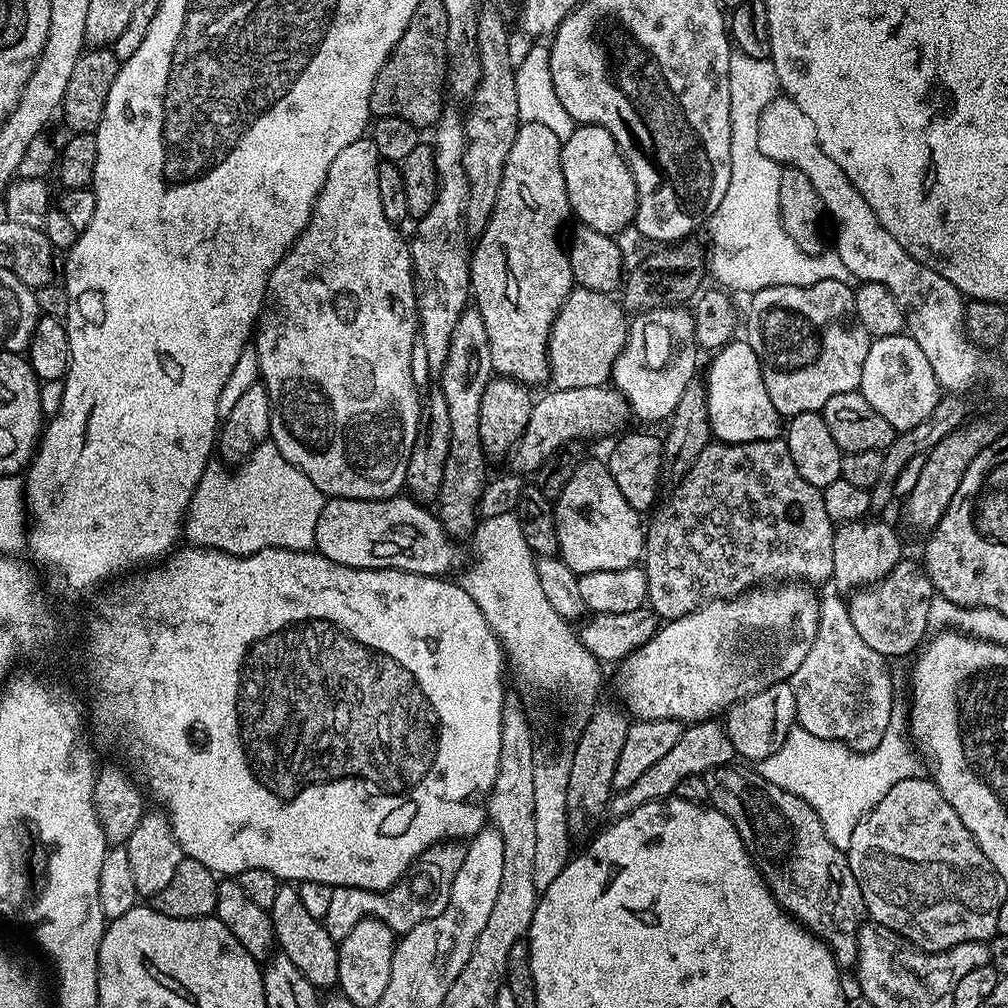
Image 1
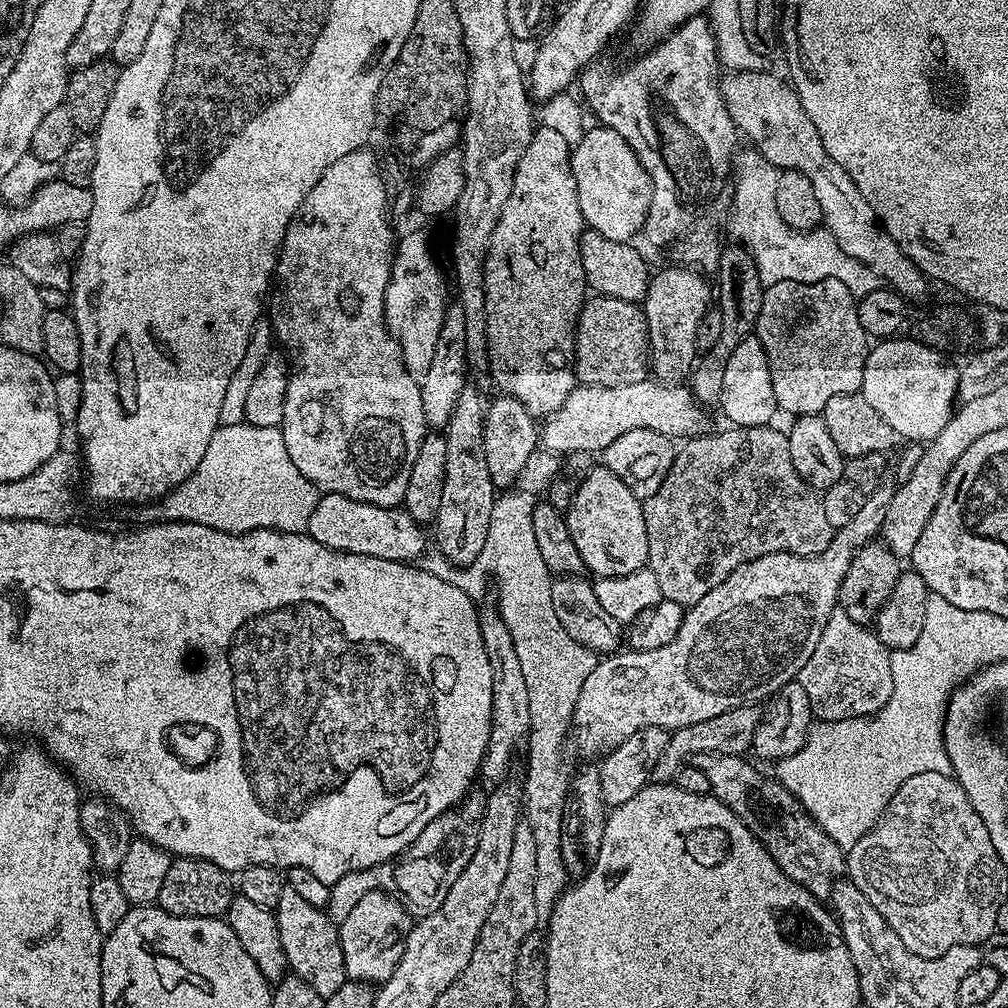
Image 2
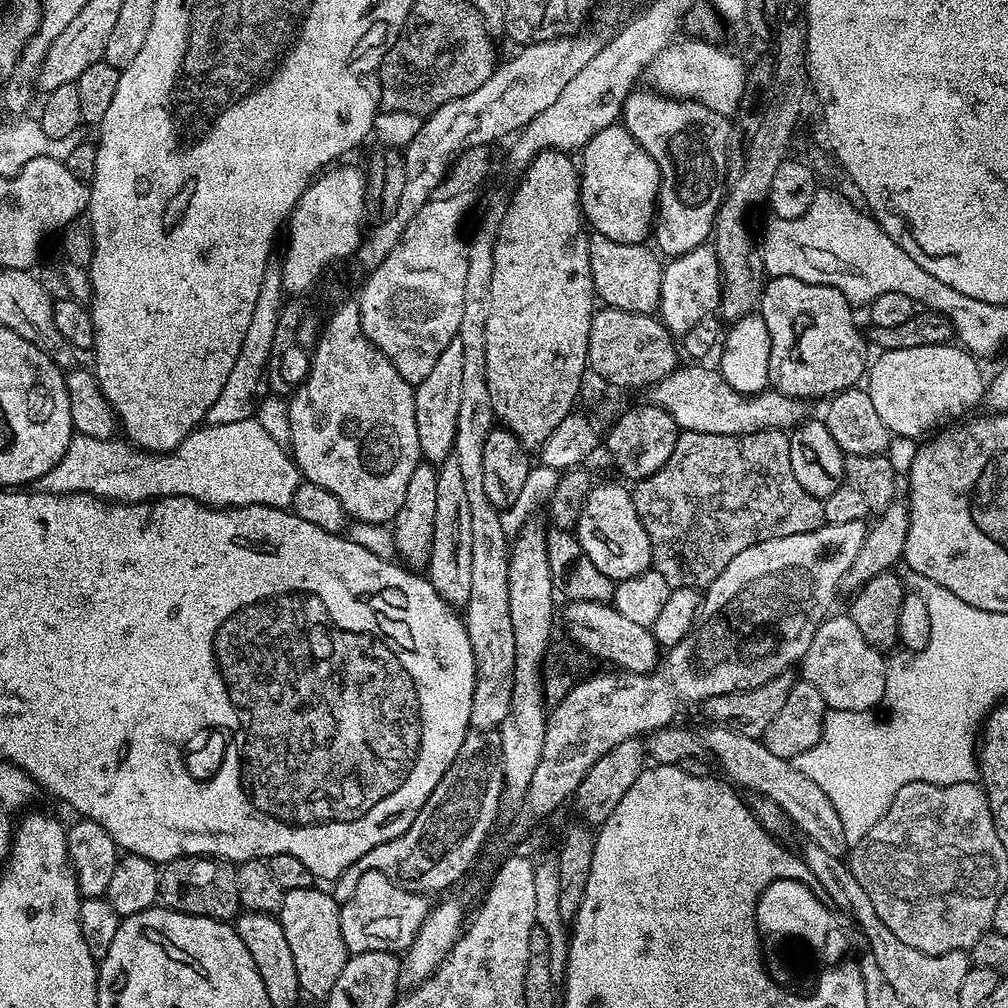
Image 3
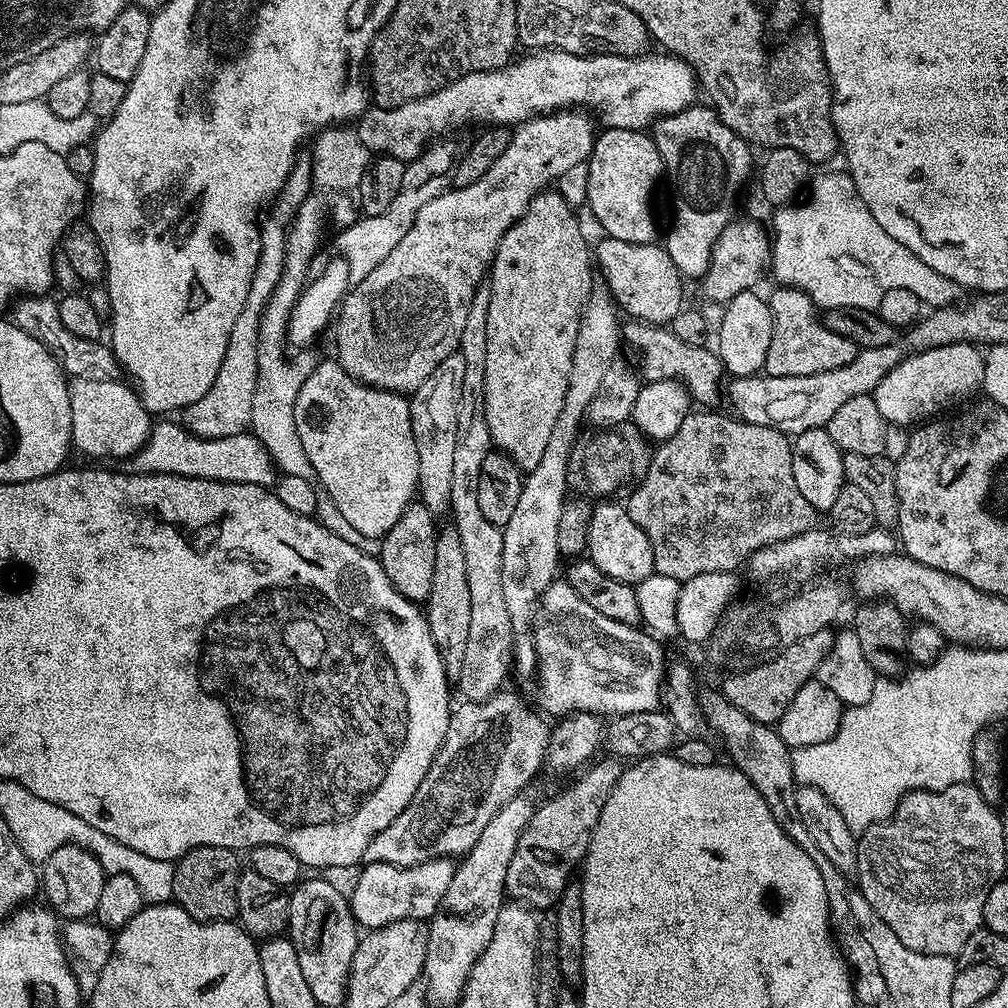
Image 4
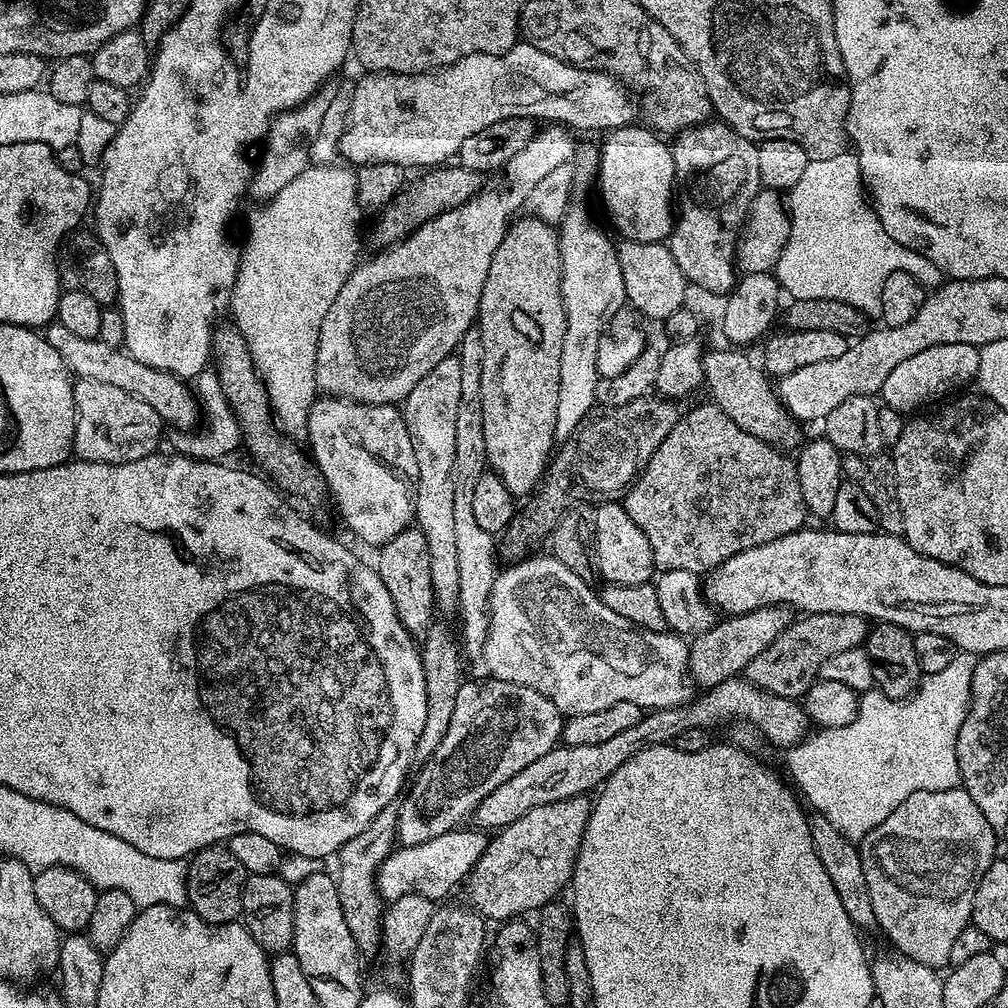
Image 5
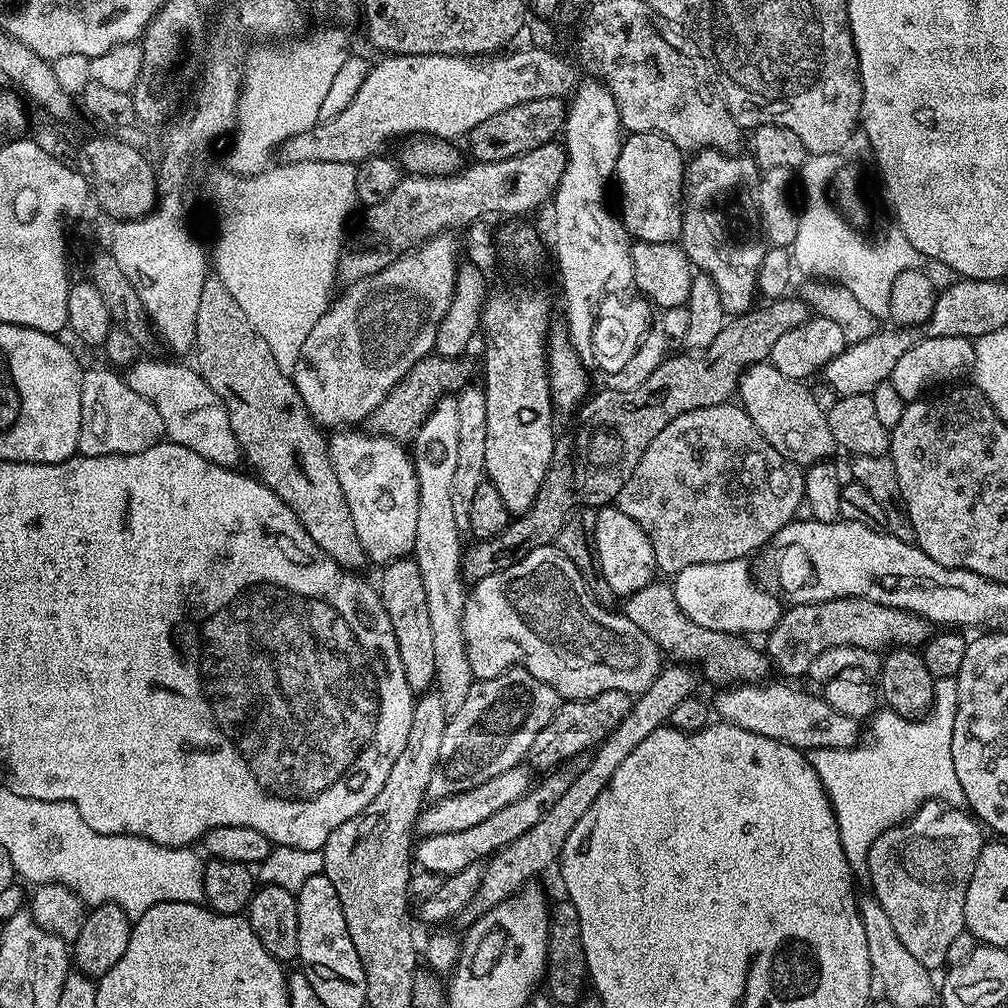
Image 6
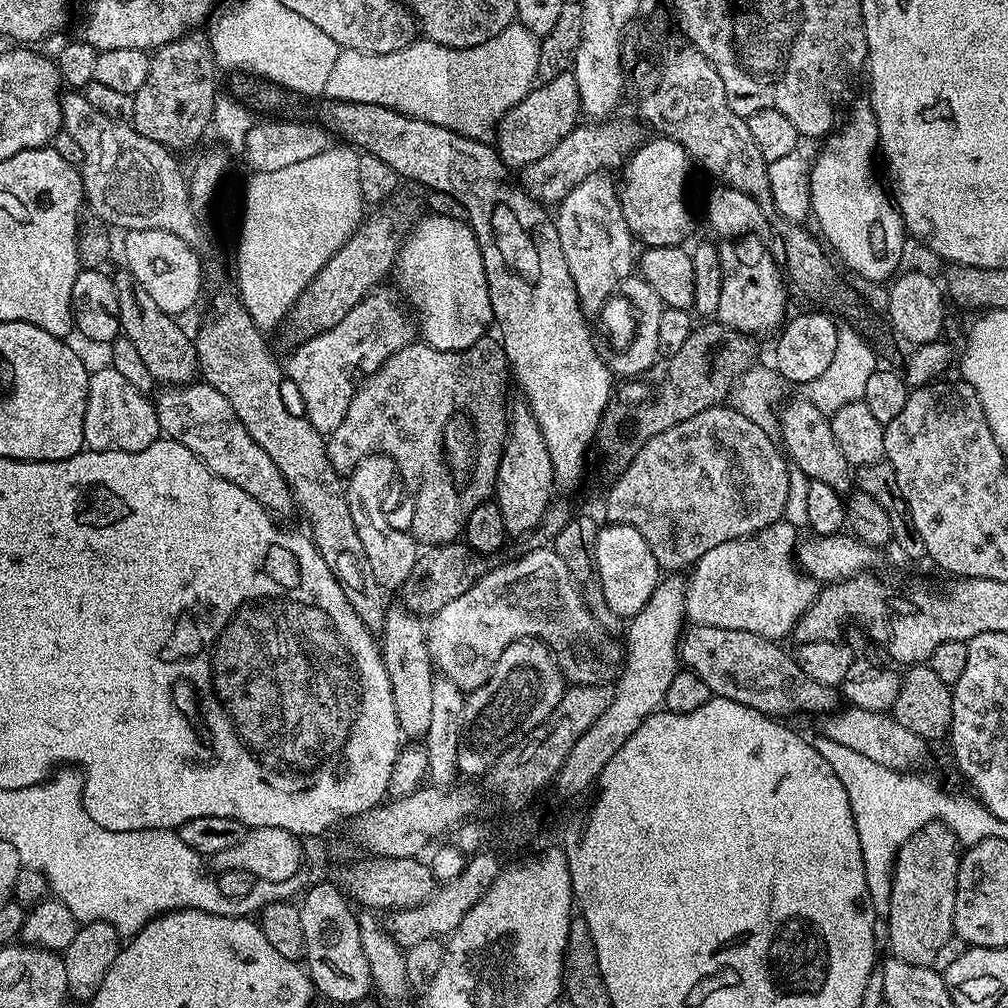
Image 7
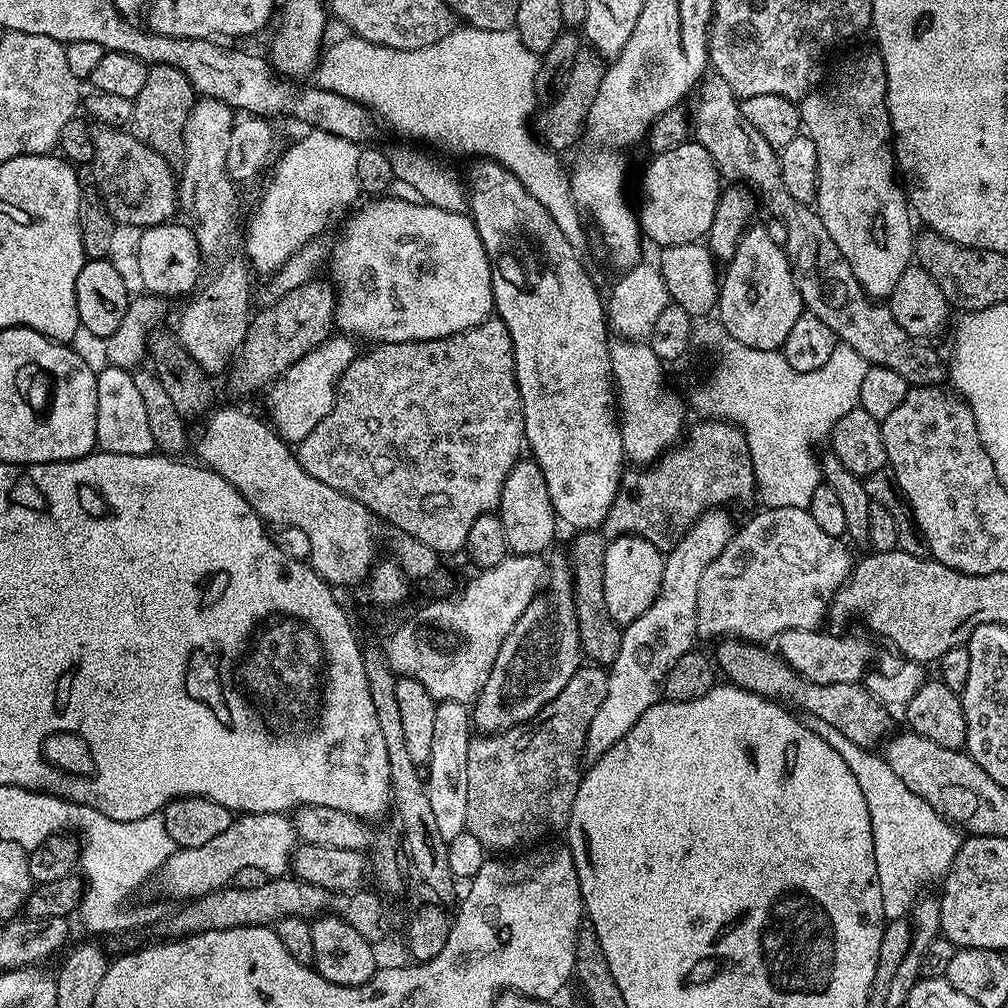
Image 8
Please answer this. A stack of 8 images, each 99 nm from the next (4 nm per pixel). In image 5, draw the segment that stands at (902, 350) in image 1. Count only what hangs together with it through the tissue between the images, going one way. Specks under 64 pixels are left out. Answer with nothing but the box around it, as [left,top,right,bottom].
[879,344,980,414]

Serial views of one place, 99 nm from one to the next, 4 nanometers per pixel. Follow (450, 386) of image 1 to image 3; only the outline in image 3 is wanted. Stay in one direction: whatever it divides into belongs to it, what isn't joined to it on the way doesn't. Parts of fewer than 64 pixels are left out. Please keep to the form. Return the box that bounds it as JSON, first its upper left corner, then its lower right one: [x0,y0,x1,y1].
[426,458,474,606]

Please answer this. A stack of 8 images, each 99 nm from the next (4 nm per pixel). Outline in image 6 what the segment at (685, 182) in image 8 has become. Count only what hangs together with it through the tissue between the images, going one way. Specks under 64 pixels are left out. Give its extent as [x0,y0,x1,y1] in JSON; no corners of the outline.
[615,132,685,242]

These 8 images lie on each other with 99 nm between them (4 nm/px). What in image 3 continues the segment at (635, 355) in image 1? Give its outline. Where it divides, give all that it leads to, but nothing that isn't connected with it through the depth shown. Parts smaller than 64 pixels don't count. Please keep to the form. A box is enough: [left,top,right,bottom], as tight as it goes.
[658,242,720,334]

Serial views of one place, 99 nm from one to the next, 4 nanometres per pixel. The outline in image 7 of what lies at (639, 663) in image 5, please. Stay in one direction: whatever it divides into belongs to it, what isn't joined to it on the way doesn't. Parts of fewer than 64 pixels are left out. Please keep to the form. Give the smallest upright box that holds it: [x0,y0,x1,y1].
[427,546,626,693]

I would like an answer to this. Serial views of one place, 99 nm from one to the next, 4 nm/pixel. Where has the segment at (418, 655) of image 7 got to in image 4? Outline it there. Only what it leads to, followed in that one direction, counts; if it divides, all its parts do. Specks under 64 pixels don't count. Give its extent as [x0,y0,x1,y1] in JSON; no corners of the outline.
[379,502,438,601]

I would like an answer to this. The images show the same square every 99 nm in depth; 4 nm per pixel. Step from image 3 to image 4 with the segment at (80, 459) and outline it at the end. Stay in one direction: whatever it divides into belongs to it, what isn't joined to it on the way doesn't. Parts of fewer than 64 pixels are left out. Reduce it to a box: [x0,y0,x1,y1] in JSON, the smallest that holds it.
[130,422,278,486]

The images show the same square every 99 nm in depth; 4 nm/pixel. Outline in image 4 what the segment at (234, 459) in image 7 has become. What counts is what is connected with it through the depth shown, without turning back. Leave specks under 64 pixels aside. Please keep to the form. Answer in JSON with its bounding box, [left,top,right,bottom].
[11,294,122,380]

